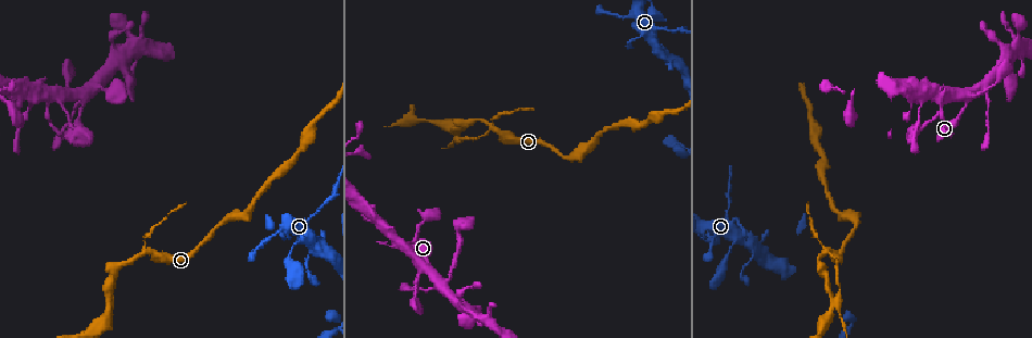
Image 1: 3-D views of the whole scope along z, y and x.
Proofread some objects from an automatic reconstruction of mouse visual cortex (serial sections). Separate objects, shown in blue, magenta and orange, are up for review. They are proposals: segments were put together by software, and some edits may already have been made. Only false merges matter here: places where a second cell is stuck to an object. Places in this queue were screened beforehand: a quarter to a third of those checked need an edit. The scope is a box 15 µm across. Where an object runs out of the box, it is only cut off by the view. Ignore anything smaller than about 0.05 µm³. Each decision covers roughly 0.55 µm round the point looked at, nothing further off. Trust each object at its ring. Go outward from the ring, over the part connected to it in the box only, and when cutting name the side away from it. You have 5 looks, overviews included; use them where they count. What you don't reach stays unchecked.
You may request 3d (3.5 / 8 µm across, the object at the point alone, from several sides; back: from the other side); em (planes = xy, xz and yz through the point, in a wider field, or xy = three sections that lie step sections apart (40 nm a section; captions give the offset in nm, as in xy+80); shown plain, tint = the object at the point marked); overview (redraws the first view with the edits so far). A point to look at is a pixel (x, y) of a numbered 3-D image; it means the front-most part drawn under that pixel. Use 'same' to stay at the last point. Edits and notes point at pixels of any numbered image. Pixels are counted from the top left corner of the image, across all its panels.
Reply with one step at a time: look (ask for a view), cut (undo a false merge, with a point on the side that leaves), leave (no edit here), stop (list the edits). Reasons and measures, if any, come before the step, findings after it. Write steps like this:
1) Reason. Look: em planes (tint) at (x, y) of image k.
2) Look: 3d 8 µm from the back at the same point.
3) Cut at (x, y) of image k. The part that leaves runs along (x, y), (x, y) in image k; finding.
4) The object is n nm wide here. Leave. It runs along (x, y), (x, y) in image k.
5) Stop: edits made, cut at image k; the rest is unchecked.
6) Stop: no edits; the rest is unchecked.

Branch point. Look: 3d 8 µm from the back at (143, 254) of image 1.

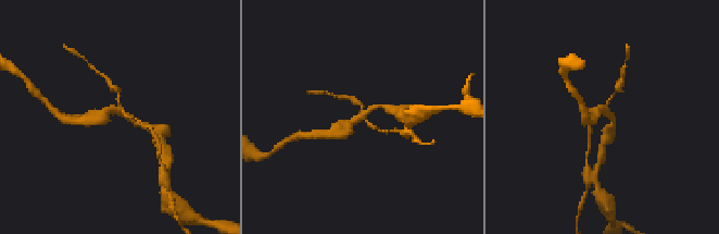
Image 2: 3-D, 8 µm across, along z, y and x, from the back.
Look: em xy step 5 (tint) at (604, 108) of image 2.

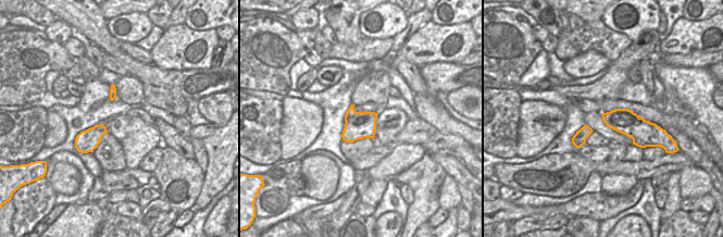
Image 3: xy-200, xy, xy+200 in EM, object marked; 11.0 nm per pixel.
The object is 300 nm wide here. Cut at (113, 88) of image 2. A border runs along (357, 112), (346, 123) in image 3; two cells meet here.

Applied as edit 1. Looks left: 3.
See it whole again. Look: overview.

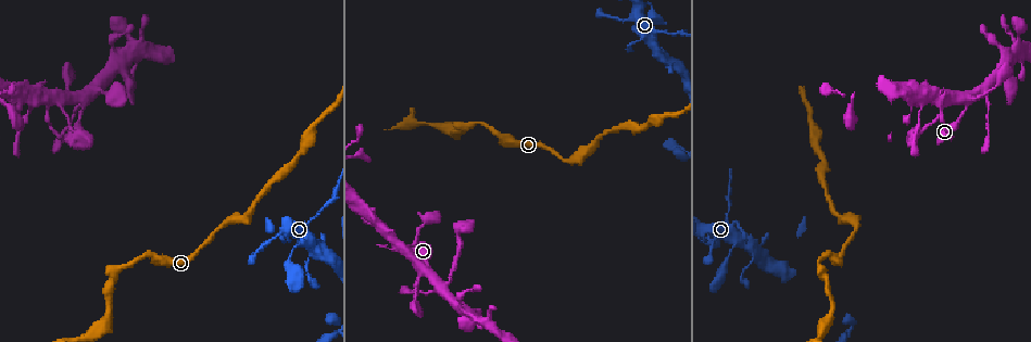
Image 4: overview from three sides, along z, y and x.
Look: 3d 8 µm at (317, 216) of image 4.

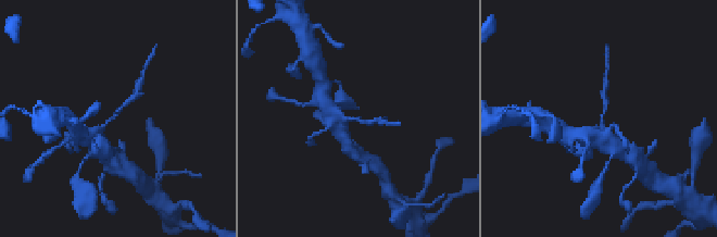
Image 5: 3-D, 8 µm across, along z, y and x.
Look: 3d 3.5 µm at (602, 116) of image 5.

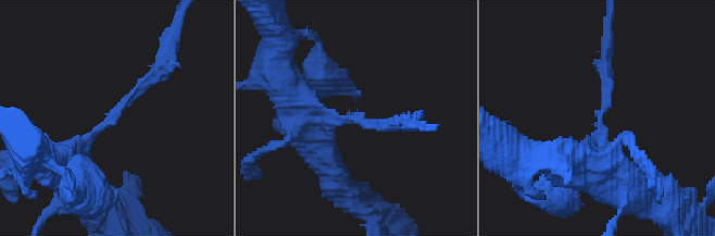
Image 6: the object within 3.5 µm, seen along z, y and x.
The arms are 150, 350 nm wide. Cut at (125, 100) of image 6. The part that leaves runs along (101, 129), (167, 57) in image 6; a second cell is stuck on.

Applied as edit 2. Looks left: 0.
Stop: edits made, cut at image 2, cut at image 6; the rest is unchecked.

